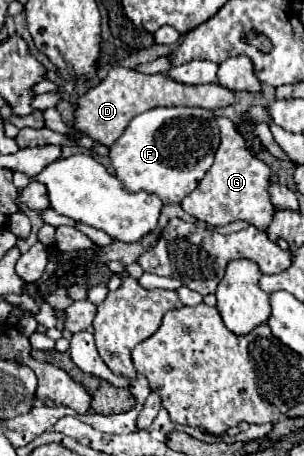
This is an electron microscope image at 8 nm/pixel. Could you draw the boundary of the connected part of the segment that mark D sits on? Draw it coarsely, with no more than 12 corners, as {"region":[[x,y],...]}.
{"region":[[114,67],[78,99],[74,127],[110,147],[154,107],[234,105],[218,83]]}

